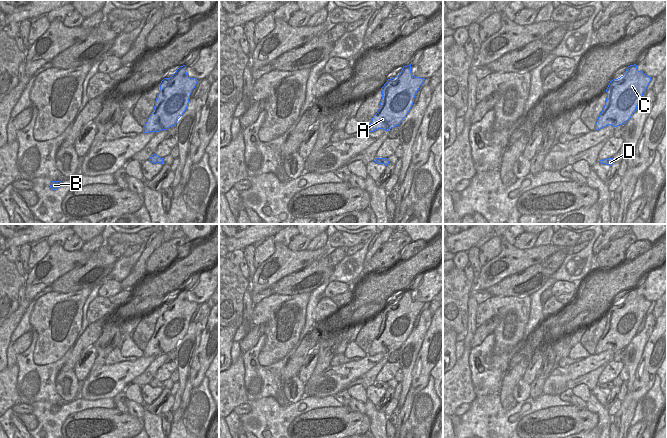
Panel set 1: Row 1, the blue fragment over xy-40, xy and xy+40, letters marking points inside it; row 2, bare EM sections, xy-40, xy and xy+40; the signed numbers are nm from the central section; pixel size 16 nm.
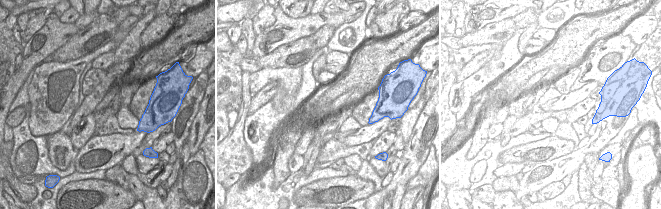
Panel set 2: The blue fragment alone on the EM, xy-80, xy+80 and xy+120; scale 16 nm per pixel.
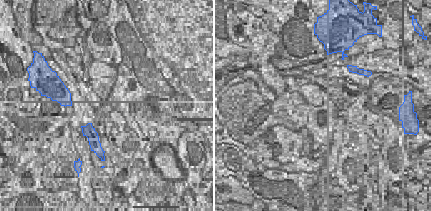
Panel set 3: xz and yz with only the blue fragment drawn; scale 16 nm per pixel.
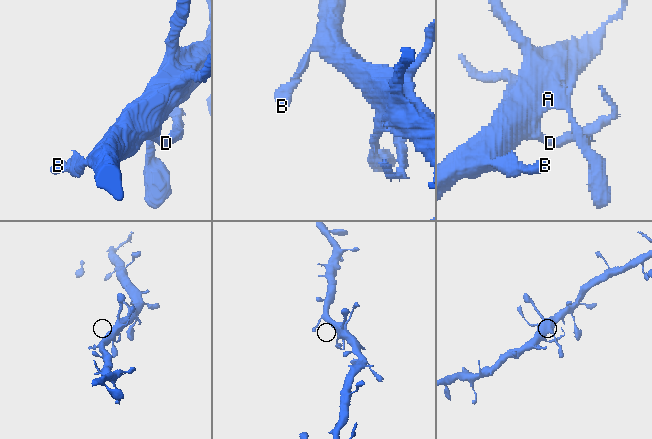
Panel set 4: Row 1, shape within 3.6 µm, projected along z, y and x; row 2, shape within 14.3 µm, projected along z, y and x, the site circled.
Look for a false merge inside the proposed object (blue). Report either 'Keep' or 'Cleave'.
Keep.

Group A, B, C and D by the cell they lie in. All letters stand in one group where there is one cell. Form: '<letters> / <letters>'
A B C D

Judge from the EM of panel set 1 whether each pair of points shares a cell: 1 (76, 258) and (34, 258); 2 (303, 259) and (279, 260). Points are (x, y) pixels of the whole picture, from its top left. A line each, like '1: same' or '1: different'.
1: different
2: same

